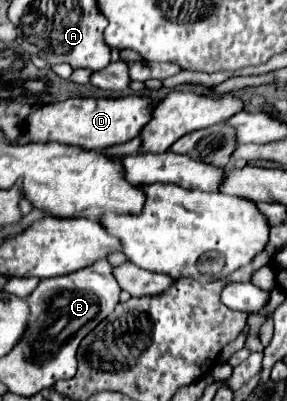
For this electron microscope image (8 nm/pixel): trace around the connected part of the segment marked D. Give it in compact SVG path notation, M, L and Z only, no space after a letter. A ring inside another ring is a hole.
M118 97L118 99L66 99L62 103L42 105L40 109L32 111L26 119L26 131L20 135L18 143L30 141L58 141L64 145L78 145L82 149L102 151L104 147L124 143L128 139L138 137L140 129L150 121L152 115L152 101L148 97Z

